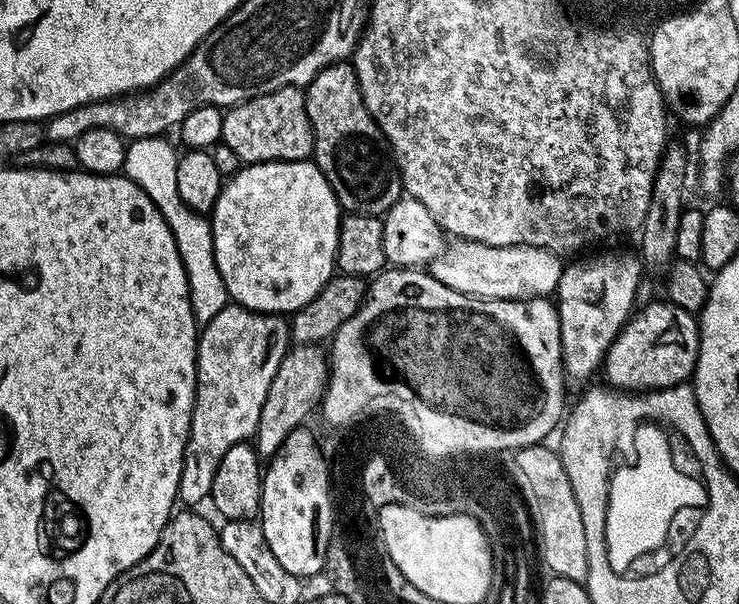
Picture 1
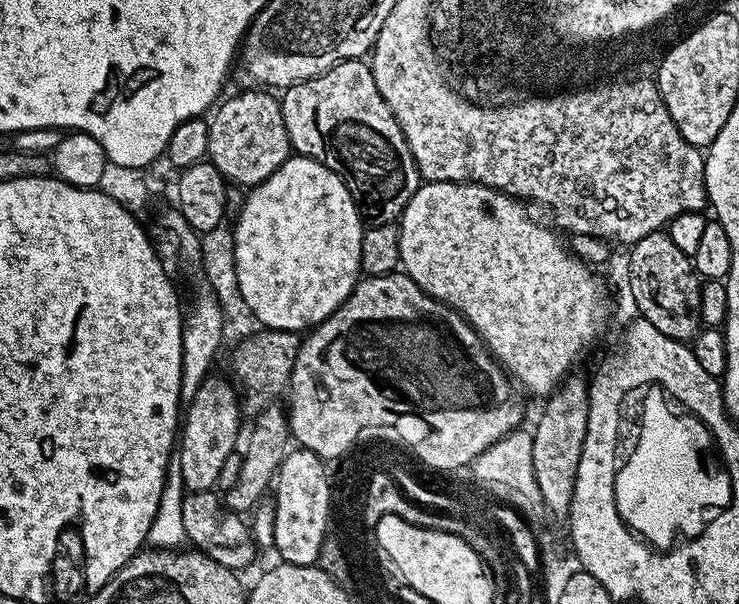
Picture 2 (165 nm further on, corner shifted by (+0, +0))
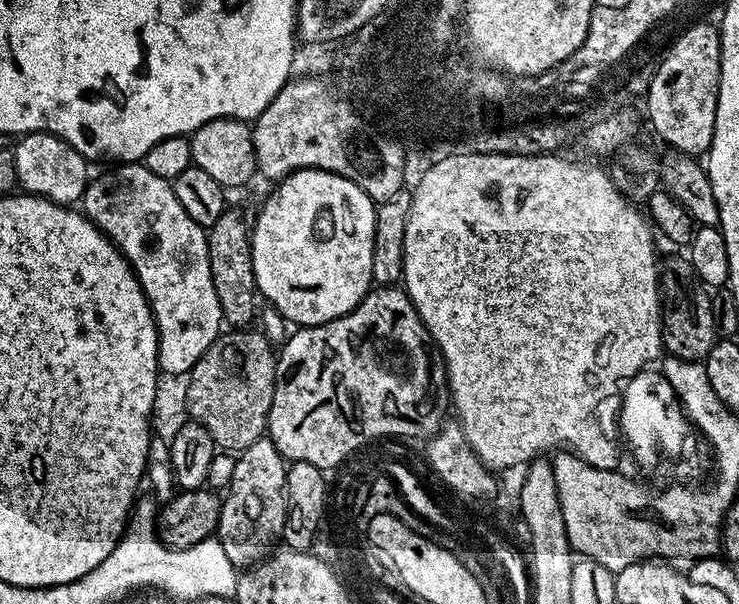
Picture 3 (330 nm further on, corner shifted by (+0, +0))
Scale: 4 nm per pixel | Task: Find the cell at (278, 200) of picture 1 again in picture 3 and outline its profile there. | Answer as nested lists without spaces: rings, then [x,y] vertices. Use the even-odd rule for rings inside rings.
[[[303,168],[300,172],[294,172],[285,176],[275,185],[276,188],[268,196],[264,204],[264,210],[259,214],[258,220],[251,227],[252,234],[252,257],[254,258],[254,278],[256,279],[256,291],[261,297],[264,296],[285,316],[293,320],[296,326],[311,326],[313,324],[325,324],[336,320],[340,316],[352,311],[360,305],[360,301],[368,295],[373,287],[372,283],[372,255],[374,254],[374,222],[376,221],[377,205],[364,191],[354,182],[342,178],[333,172],[323,172],[320,168]]]

